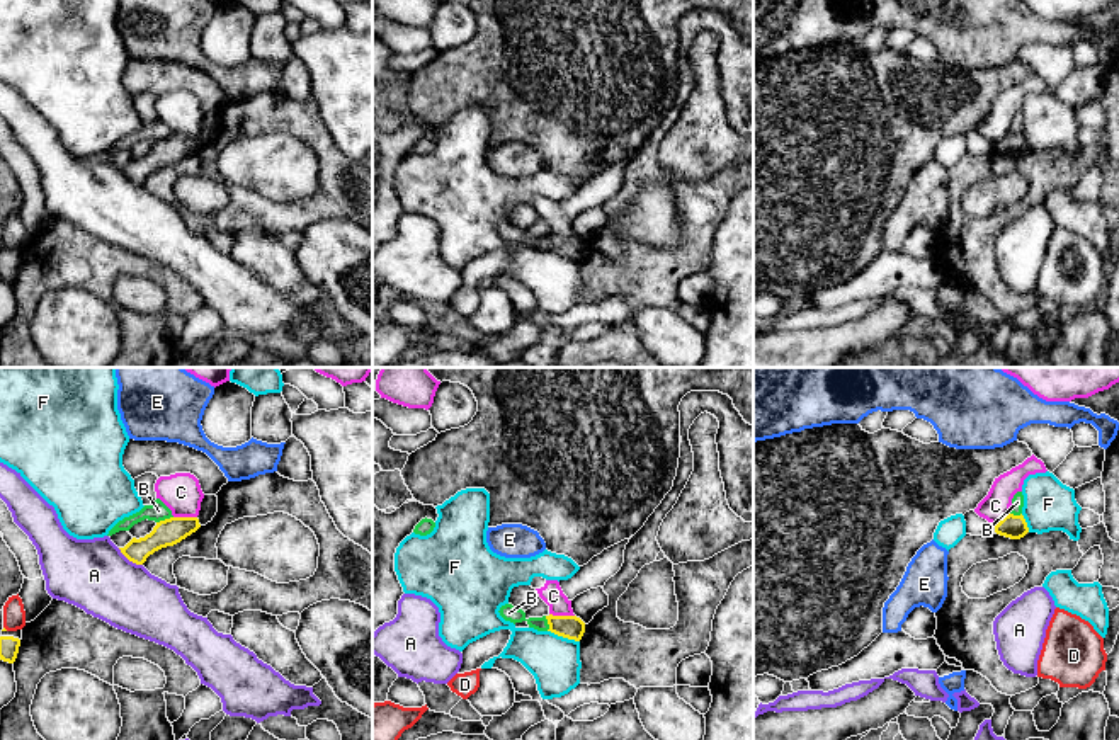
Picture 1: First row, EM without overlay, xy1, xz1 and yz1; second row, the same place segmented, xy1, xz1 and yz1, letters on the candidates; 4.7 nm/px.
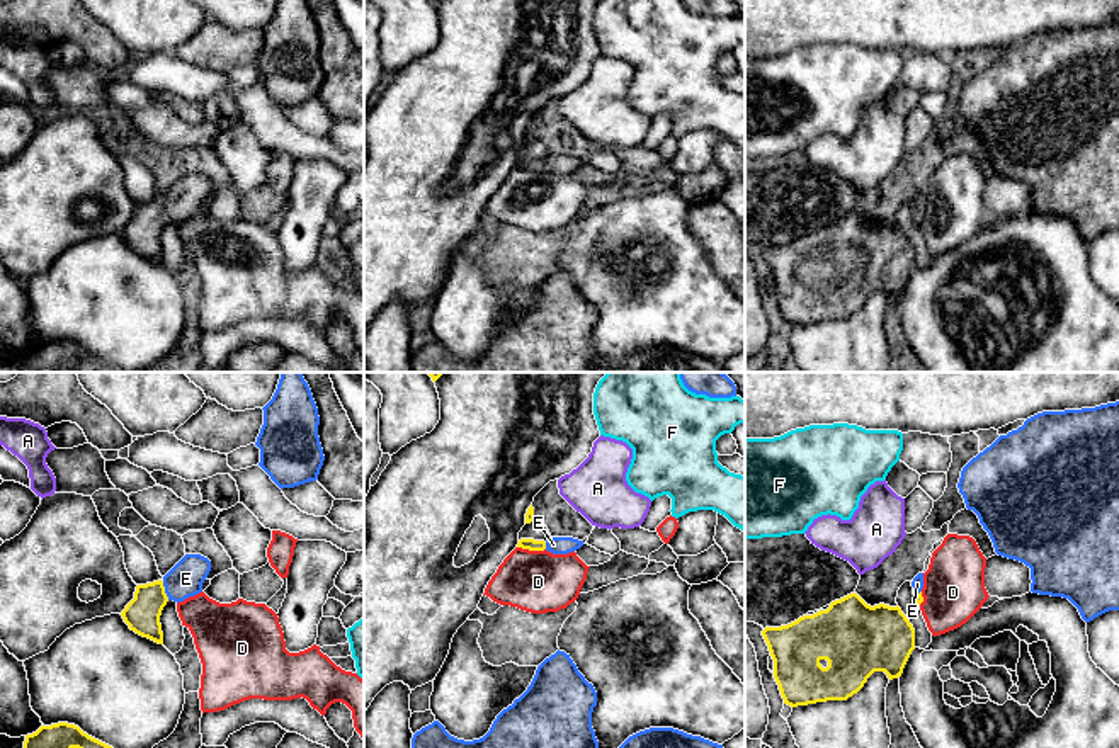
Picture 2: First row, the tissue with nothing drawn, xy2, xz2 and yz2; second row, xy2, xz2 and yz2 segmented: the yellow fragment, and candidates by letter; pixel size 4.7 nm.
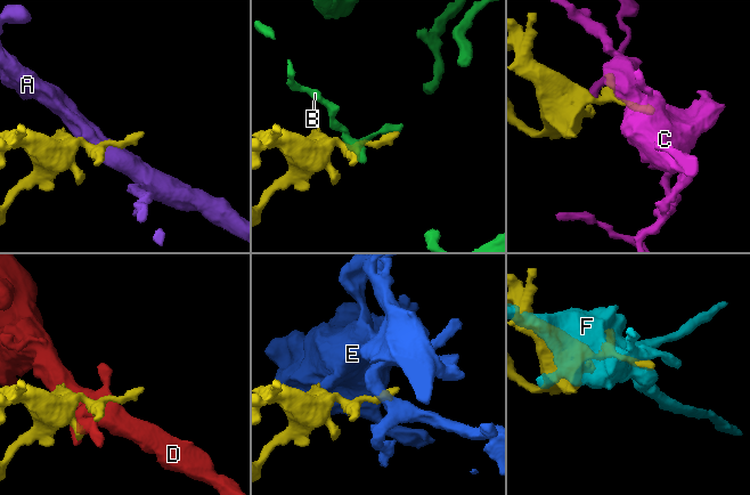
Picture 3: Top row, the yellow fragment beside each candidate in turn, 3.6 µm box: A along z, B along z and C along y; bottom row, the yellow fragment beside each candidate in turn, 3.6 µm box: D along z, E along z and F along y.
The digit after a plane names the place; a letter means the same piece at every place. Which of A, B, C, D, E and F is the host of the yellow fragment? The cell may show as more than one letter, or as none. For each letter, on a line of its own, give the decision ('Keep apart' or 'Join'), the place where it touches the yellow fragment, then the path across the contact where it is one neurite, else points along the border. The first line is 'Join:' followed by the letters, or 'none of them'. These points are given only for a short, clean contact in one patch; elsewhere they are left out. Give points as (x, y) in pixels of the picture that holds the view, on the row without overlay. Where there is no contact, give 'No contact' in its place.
Join: E
A: Keep apart. Touches yellow at xy1 (130, 179)
B: Keep apart. Touches yellow at xy1 (165, 138)
C: Keep apart. Touches yellow at xz1 (562, 235). Boundary: xz1 (550, 232), (573, 235)
D: Keep apart. Touches yellow at xz2 (531, 169)
E: Join. Touches yellow at xy2 (164, 209). Path across: xy2 (142, 233), (164, 209), (176, 206), (186, 198)
F: Keep apart. Touches yellow at xz1 (563, 256)

